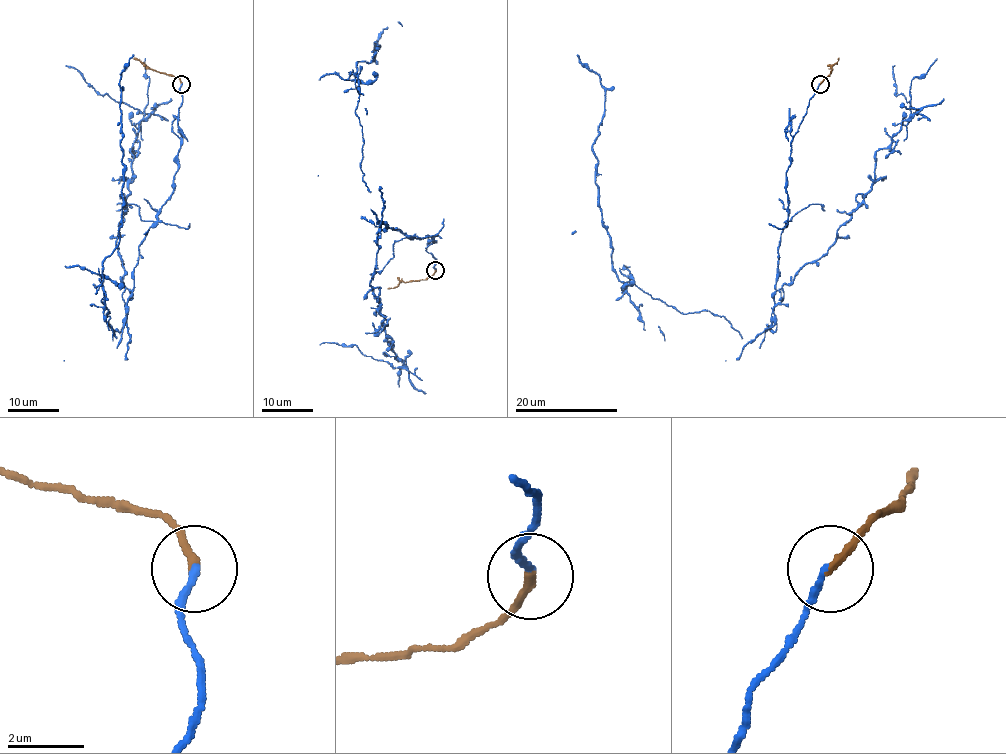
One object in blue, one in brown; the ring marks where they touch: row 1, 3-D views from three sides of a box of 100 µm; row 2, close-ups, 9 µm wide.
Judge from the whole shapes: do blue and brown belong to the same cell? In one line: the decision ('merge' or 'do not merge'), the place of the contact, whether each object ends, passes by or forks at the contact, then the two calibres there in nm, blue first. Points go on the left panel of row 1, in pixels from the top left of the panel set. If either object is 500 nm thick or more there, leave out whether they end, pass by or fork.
do not merge; at (181, 84); blue ends there; brown ends there; 180 nm thick on the blue side, 200 nm on the other

